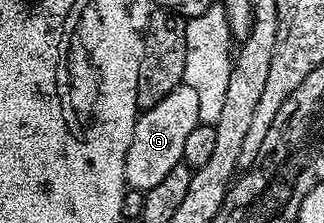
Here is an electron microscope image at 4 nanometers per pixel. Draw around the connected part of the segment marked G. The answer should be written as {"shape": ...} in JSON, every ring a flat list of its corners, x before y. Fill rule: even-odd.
{"shape":[[186,85,175,86,166,96,151,103,148,110,139,115,134,124,134,140,130,140,130,148,126,152,125,183,133,190,149,190,176,166,184,161,186,140,190,132,200,125,198,118,198,95,194,88]]}

